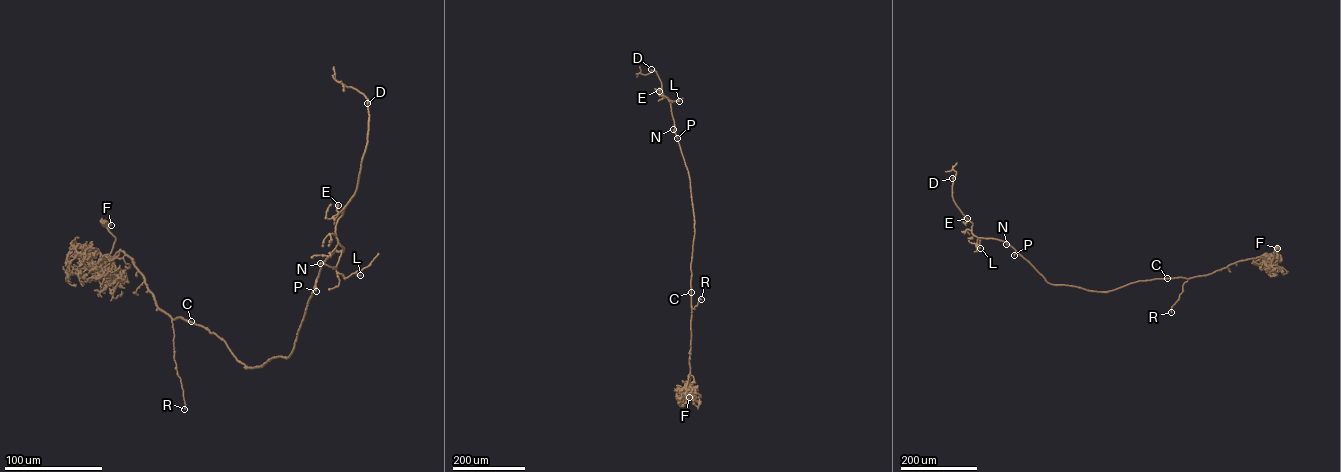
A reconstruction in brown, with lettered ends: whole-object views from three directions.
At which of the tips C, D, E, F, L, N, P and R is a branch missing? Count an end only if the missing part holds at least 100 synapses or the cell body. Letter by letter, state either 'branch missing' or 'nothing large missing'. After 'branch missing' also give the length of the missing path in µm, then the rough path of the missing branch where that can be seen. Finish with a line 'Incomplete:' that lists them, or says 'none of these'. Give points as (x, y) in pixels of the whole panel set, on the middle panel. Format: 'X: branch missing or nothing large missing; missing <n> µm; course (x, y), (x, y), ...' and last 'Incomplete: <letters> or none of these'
C: nothing large missing
D: nothing large missing
E: nothing large missing
F: nothing large missing
L: nothing large missing
N: nothing large missing
P: nothing large missing
R: nothing large missing
Incomplete: none of these

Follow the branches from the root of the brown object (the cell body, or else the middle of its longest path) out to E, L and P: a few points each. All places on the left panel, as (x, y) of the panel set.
E: (106, 222), (99, 278), (123, 251), (158, 307), (252, 368), (291, 354), (322, 264), (343, 251), (338, 205)
L: (106, 222), (99, 278), (123, 251), (157, 307), (251, 368), (289, 357), (334, 251), (337, 272), (360, 275)
P: (106, 222), (99, 278), (123, 251), (157, 307), (247, 367), (289, 357), (316, 291)

